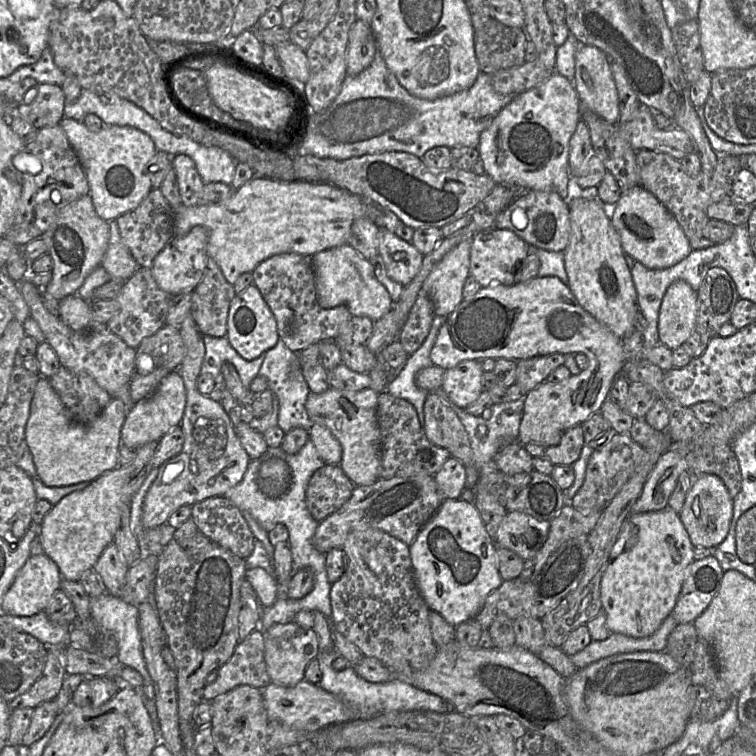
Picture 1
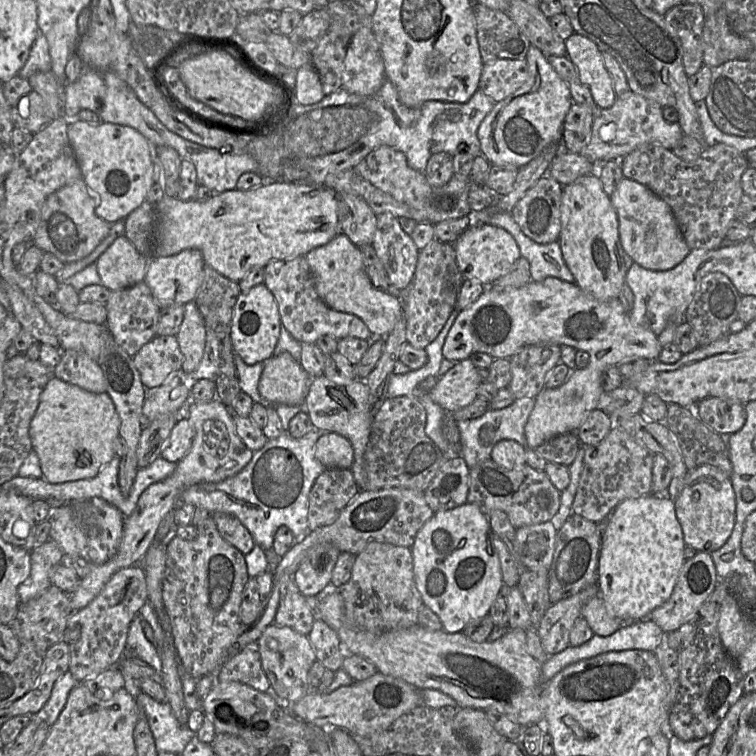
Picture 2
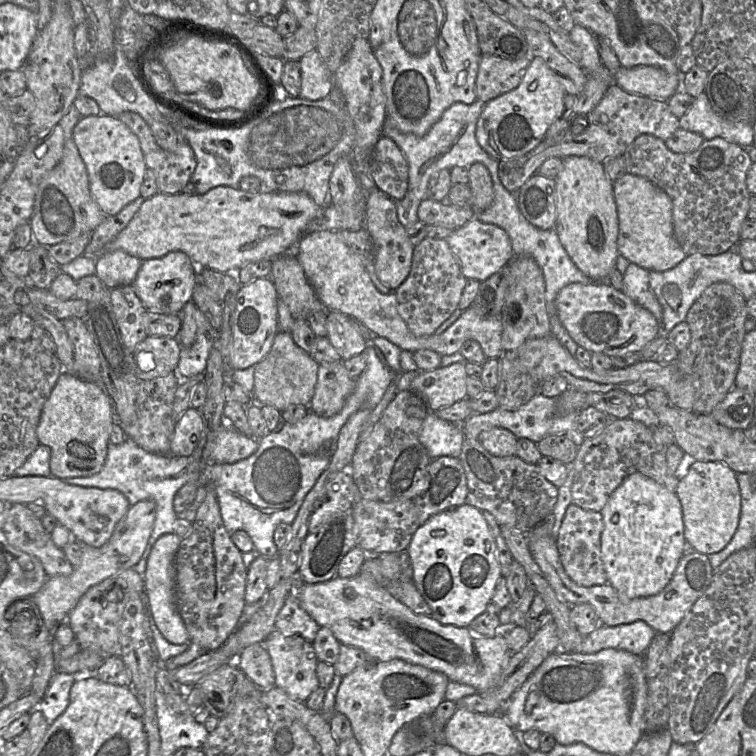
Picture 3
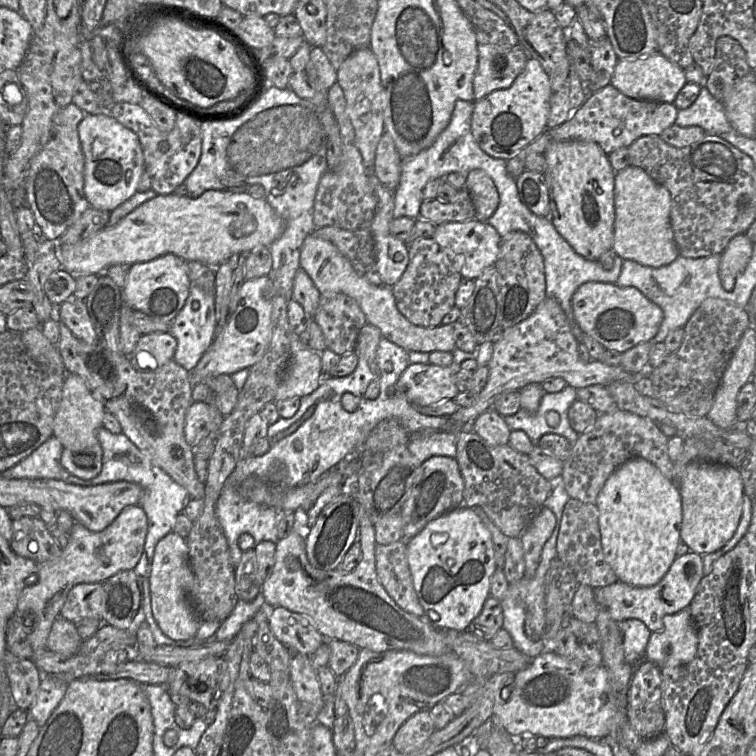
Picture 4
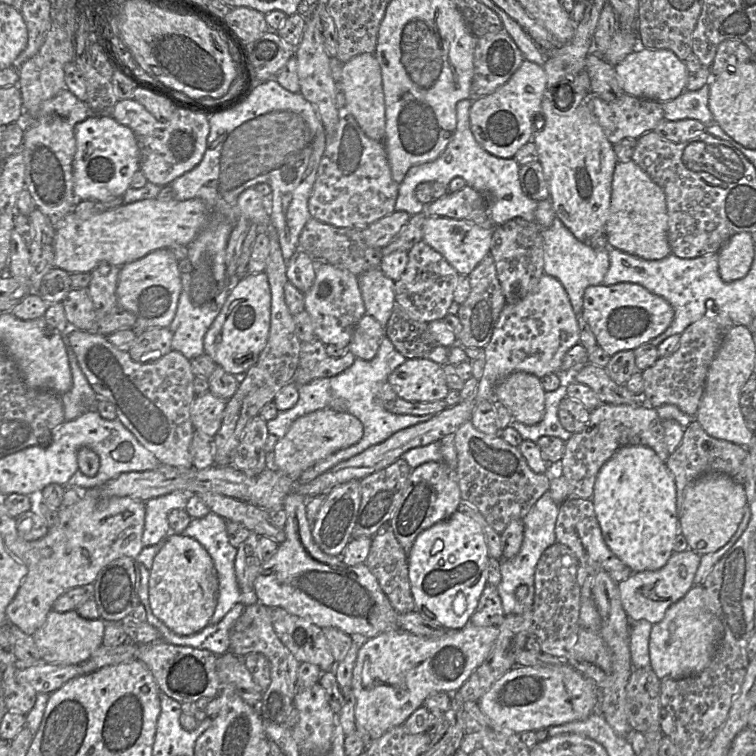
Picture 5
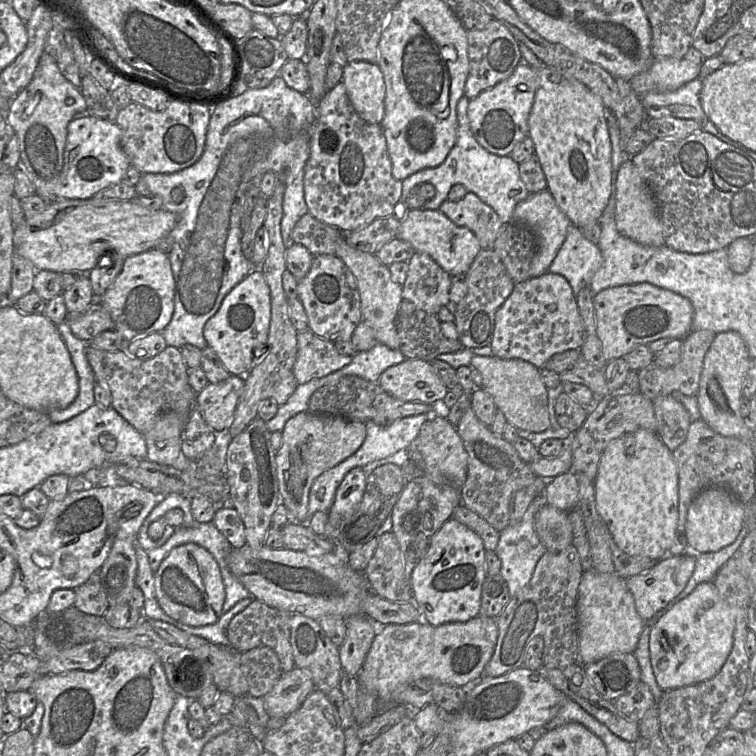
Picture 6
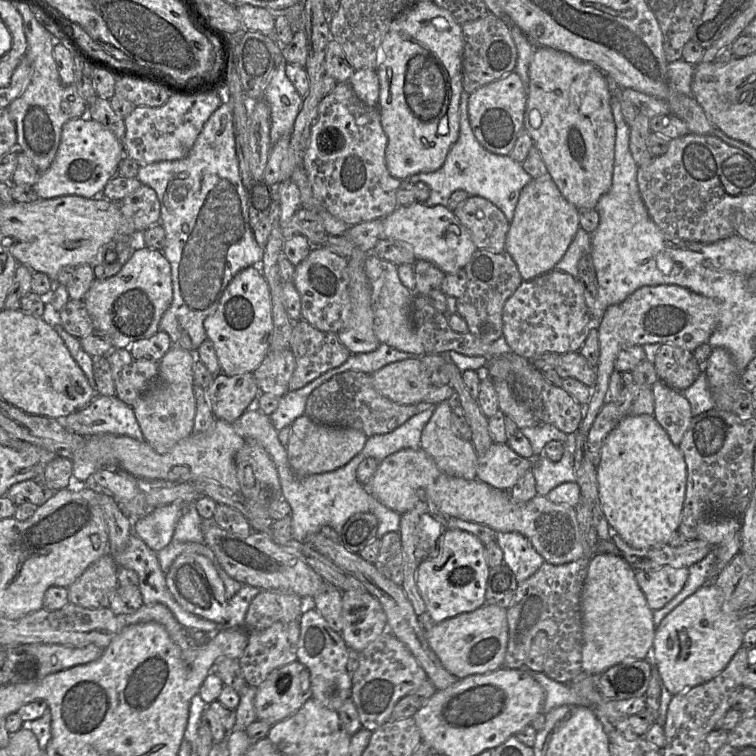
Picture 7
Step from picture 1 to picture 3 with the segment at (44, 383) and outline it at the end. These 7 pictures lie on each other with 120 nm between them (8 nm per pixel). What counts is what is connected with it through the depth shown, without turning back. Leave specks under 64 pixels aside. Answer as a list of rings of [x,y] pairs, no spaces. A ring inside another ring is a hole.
[[[63,372],[43,406],[36,430],[39,444],[51,450],[51,477],[66,480],[100,472],[107,457],[113,423],[112,406],[103,390],[95,383]]]

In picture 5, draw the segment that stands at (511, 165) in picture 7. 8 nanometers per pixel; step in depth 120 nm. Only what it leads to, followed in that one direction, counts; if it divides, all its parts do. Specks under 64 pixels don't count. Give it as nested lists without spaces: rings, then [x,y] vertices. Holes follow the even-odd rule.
[[[463,99],[456,104],[456,128],[443,151],[434,161],[412,166],[399,185],[395,211],[405,211],[410,216],[425,212],[426,205],[417,200],[416,187],[424,182],[439,182],[448,187],[455,177],[463,178],[466,185],[471,186],[488,200],[490,219],[495,226],[519,217],[530,222],[535,222],[536,201],[527,197],[519,181],[520,165],[513,158],[500,158],[488,153],[476,141],[470,129],[469,110],[472,100]]]

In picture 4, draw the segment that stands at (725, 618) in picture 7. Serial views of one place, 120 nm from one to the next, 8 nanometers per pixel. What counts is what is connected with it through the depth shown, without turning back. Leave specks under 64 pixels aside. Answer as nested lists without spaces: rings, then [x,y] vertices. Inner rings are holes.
[[[685,607],[674,614],[667,614],[662,619],[664,628],[661,632],[652,632],[645,651],[645,659],[660,668],[675,667],[690,663],[697,654],[698,633],[691,616],[690,607]]]

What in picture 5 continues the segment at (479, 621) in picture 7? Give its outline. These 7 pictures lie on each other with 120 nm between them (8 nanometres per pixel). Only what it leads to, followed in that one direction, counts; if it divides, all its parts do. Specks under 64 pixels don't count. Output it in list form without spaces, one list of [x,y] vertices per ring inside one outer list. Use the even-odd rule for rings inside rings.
[[[469,622],[463,628],[449,630],[442,637],[435,639],[416,636],[402,629],[368,639],[357,653],[351,683],[351,690],[355,696],[355,727],[363,738],[364,750],[390,728],[403,725],[407,717],[423,705],[431,693],[454,693],[458,690],[488,656],[498,635],[497,626],[479,627]]]

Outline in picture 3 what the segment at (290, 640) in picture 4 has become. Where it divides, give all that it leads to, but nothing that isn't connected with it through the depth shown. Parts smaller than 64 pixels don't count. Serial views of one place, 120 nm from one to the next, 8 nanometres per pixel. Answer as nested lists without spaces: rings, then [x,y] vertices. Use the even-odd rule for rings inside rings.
[[[288,595],[277,615],[275,630],[284,636],[299,636],[313,643],[319,628],[317,622],[300,606],[296,595]]]

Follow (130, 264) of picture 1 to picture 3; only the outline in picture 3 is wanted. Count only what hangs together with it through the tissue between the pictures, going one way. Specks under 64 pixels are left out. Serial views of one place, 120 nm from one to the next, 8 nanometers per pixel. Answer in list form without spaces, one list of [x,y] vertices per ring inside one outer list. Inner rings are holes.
[[[122,250],[103,252],[95,258],[96,275],[105,287],[132,285],[142,260]]]

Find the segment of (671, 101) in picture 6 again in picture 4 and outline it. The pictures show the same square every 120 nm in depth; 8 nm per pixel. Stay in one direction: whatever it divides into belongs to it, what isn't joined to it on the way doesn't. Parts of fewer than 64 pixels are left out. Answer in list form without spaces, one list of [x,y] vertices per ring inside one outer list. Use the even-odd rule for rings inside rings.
[[[702,87],[695,102],[678,110],[675,123],[681,127],[699,126],[707,134],[721,135],[733,130],[723,104],[717,101],[706,87]]]

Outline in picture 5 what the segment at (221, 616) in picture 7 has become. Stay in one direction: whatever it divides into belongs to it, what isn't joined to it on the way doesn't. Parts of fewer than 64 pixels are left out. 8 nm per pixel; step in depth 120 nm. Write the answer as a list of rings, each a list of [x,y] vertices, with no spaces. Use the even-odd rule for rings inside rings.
[[[167,535],[149,575],[149,604],[153,614],[172,632],[188,636],[210,624],[217,606],[219,581],[211,556],[195,539]]]

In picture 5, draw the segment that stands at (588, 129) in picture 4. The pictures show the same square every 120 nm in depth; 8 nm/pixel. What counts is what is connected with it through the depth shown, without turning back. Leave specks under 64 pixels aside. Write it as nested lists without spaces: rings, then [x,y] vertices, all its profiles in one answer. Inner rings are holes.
[[[589,92],[584,100],[612,145],[624,138],[638,139],[664,119],[661,102],[626,93],[614,101],[605,101]]]

